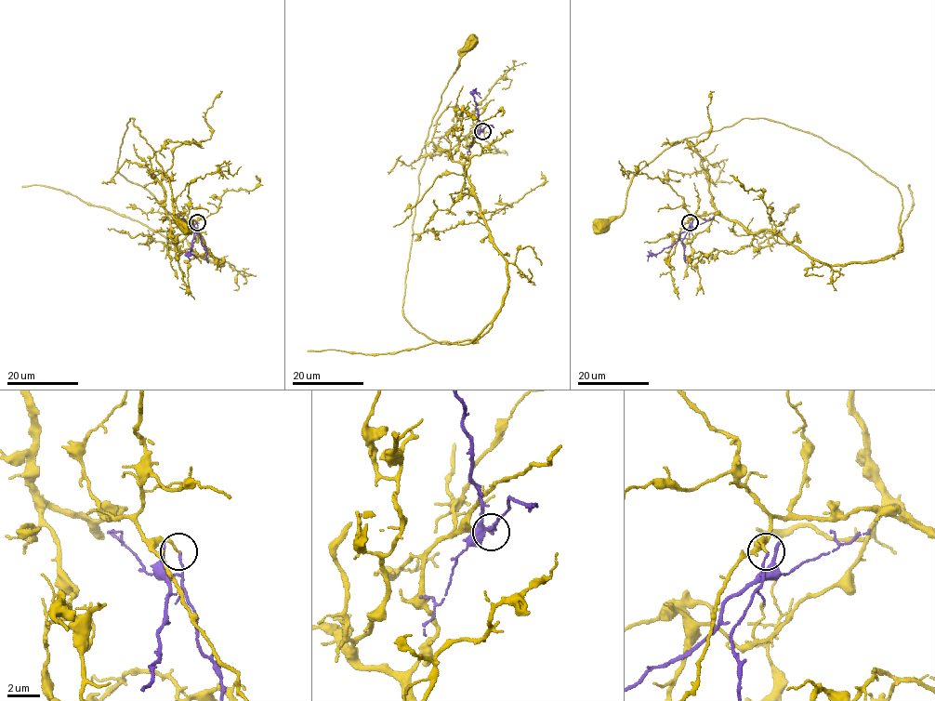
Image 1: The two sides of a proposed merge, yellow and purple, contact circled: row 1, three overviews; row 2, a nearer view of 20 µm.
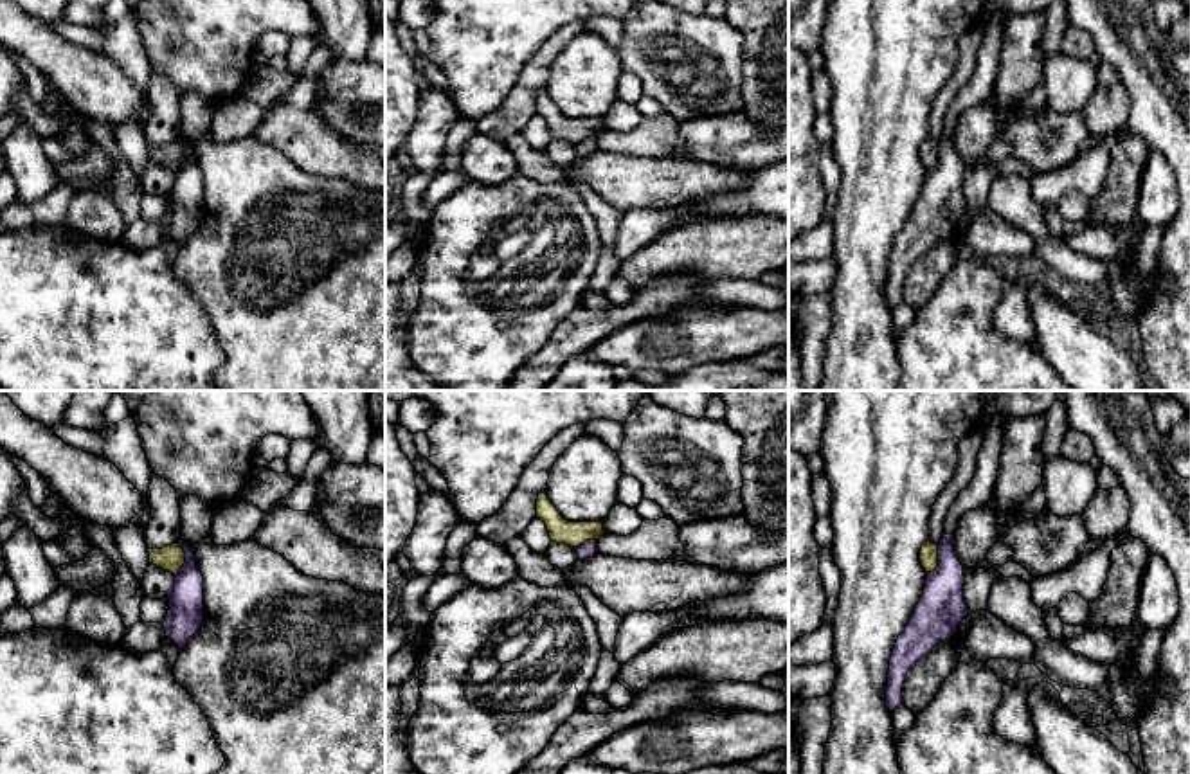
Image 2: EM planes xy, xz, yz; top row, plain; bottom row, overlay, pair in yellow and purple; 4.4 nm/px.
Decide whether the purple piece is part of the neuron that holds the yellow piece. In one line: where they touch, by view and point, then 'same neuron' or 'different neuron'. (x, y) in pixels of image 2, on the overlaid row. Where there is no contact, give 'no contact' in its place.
xy (184, 558) | different neuron

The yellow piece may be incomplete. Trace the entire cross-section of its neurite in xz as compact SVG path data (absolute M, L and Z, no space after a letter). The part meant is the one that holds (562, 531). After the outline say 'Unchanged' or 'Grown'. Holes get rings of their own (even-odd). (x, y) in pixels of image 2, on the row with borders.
M545 491L536 499L536 518L540 518L553 542L578 547L589 540L598 540L605 531L601 522L569 522L547 499Z. Unchanged

